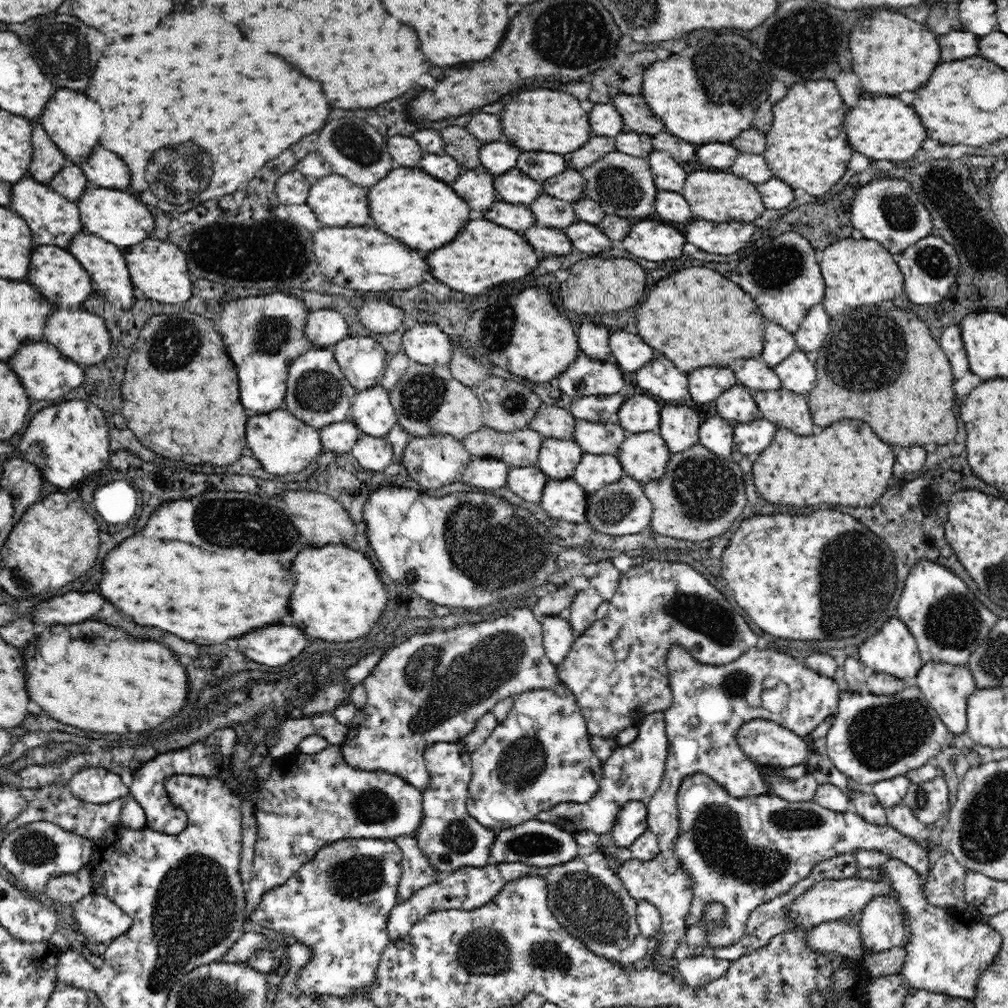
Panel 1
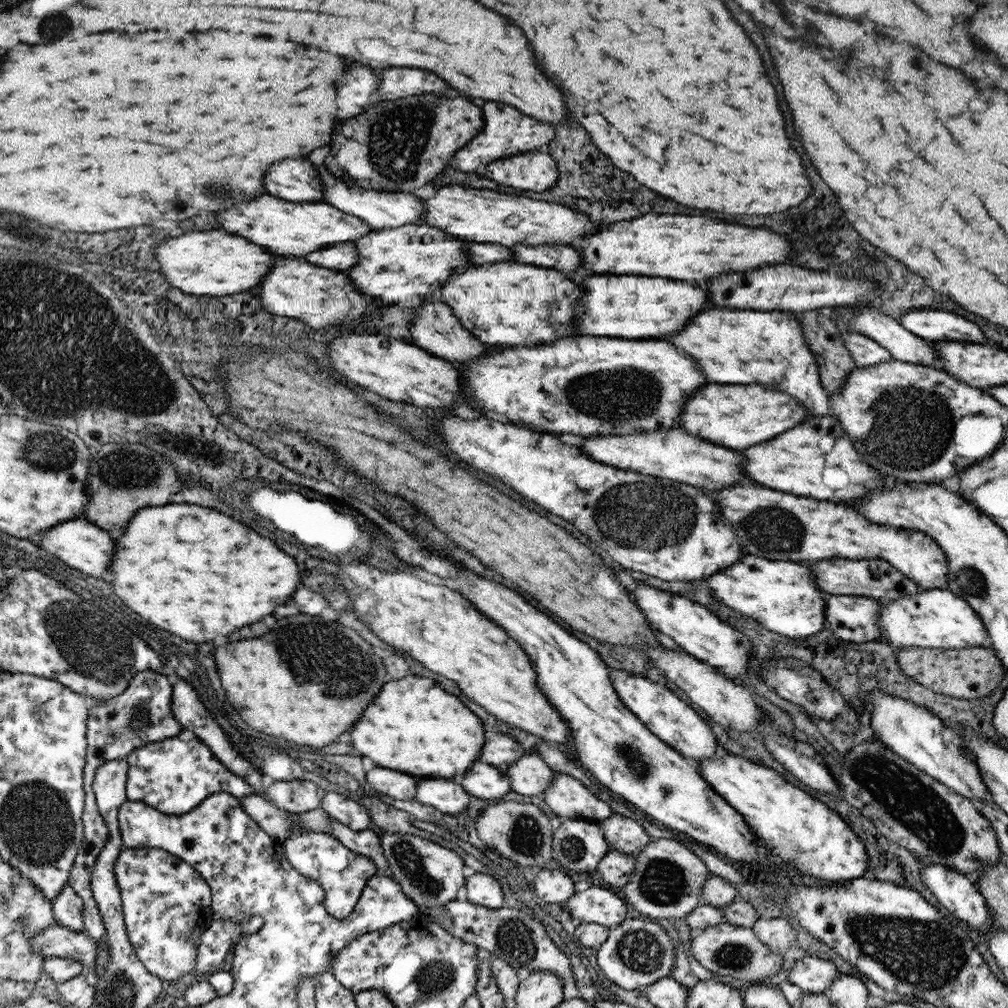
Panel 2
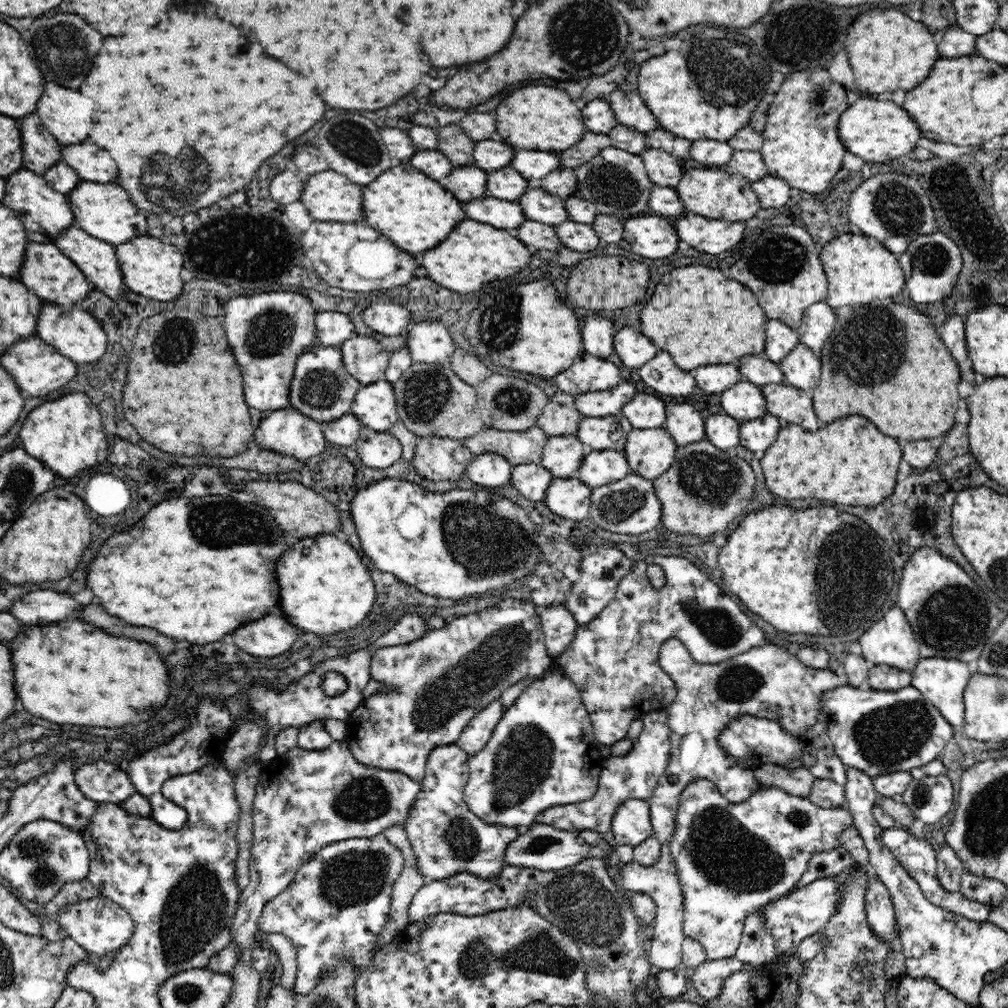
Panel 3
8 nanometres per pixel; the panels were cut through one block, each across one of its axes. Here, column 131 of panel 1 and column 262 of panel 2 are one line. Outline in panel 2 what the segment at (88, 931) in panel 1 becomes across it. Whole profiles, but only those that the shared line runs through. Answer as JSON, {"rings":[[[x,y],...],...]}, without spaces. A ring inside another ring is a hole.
{"rings":[[[248,916],[246,920],[211,920],[209,926],[202,932],[201,943],[197,948],[194,971],[185,979],[187,983],[193,983],[205,979],[213,968],[219,966],[219,962],[225,958],[225,954],[231,950],[240,939],[255,935],[264,926],[264,918],[261,916]]]}

